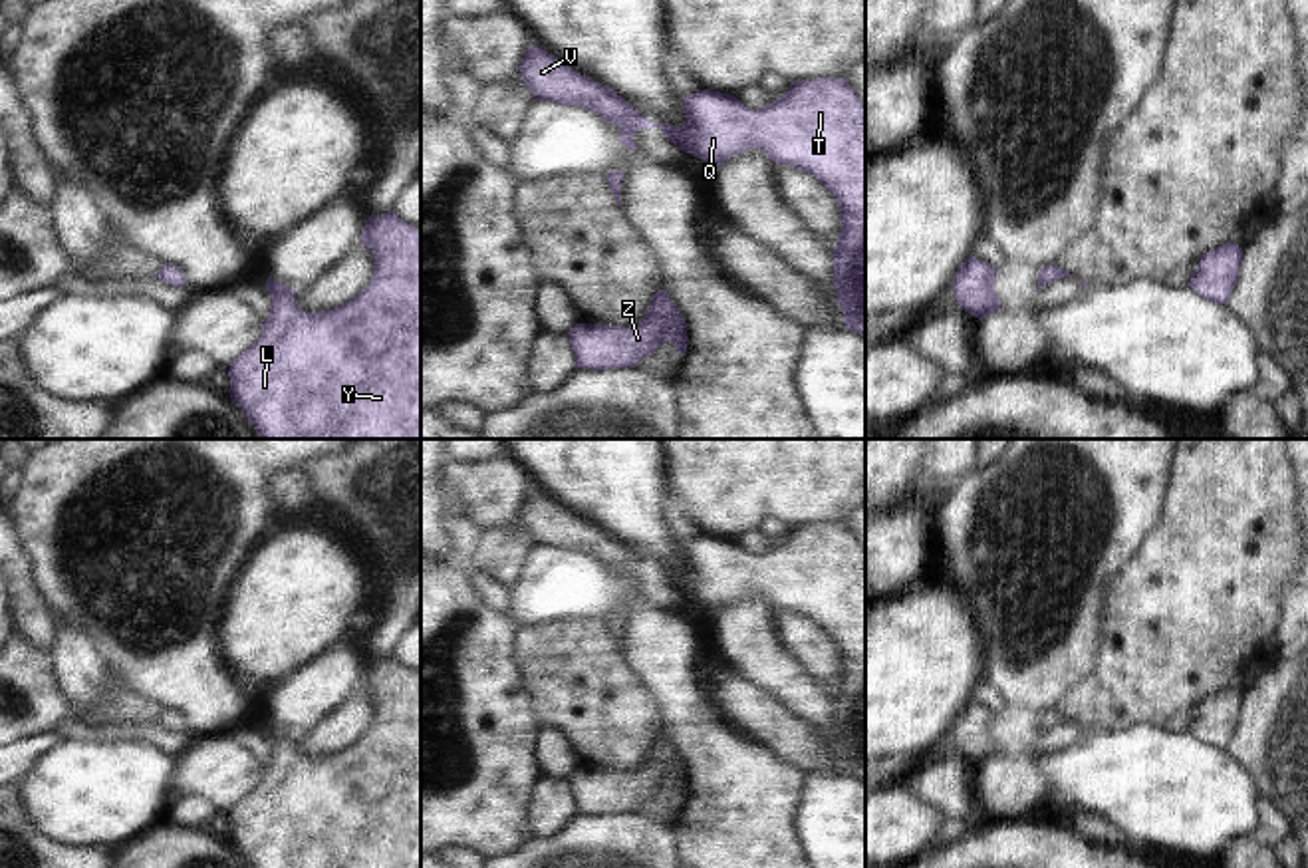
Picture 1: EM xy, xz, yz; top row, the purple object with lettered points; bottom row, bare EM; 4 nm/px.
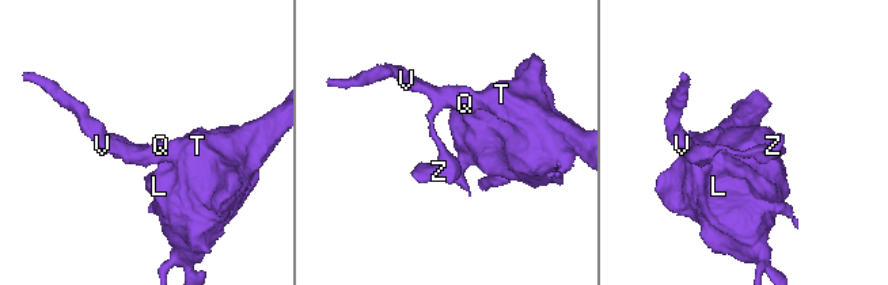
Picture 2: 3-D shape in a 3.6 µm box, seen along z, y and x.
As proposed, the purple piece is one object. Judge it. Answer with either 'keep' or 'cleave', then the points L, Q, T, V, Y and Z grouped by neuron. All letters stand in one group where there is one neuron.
keep; groups L Q T V Y Z

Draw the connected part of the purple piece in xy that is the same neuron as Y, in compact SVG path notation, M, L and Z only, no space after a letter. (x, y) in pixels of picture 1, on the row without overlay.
M389 655L365 665L361 689L375 697L373 723L353 745L329 757L306 757L296 749L294 733L266 723L272 751L268 765L262 767L262 781L226 814L230 844L242 852L250 868L421 868L421 673L403 667Z

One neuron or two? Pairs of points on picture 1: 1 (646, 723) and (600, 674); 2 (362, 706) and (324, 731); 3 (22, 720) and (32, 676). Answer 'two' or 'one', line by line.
1: one
2: one
3: one

